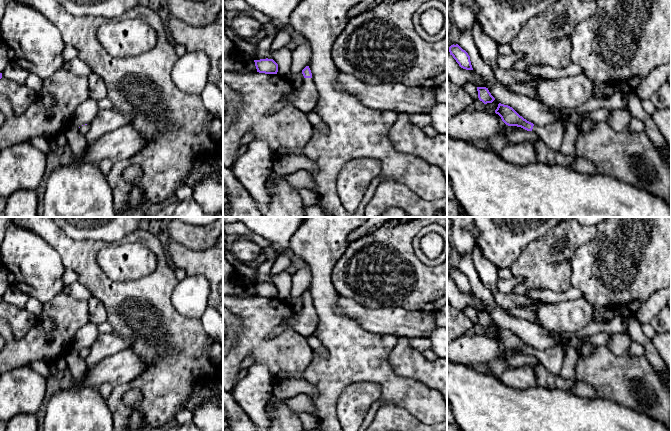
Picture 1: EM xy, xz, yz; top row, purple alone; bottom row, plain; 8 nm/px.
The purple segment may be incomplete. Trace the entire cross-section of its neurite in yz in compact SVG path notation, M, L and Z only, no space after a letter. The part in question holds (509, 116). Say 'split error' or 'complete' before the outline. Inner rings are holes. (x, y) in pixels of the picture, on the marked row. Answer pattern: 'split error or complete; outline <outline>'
split error; outline M615 92L606 99L598 100L592 98L577 108L561 110L561 120L546 126L538 126L527 121L512 107L501 103L498 104L495 113L501 117L506 125L517 126L527 131L532 131L553 151L559 151L567 126L565 120L569 115L587 113L601 108L609 108L612 110L626 108L631 94L632 93Z

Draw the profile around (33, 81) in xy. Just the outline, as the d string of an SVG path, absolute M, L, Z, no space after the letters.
M29 73L28 77L25 81L25 85L35 91L36 93L39 93L42 90L43 86L43 79L41 79L38 75L34 73Z

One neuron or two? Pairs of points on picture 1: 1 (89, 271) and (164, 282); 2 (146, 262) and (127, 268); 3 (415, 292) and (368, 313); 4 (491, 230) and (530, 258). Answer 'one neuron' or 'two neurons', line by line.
1: one neuron
2: one neuron
3: two neurons
4: two neurons

